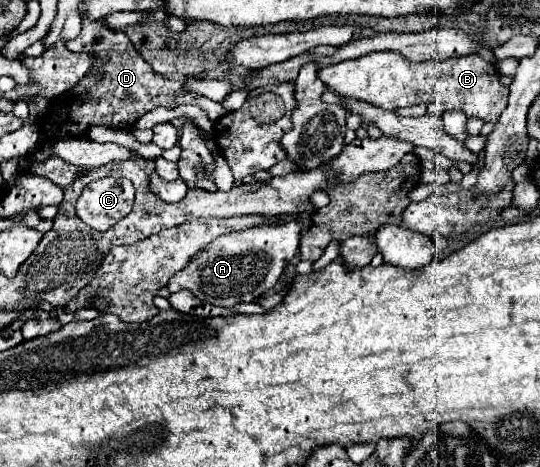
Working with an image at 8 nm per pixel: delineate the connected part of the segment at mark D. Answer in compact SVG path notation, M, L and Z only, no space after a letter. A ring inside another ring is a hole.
M82 17L82 31L76 39L68 41L66 47L70 51L86 51L94 53L94 65L102 65L104 77L98 83L94 91L80 93L74 103L76 105L66 105L58 107L50 113L48 119L42 121L42 129L50 139L66 139L66 137L78 137L84 135L90 125L104 125L104 127L114 127L114 129L128 129L136 119L140 119L146 111L156 109L156 107L172 107L176 105L176 95L178 95L178 105L188 103L188 105L198 105L204 109L212 121L218 121L220 117L226 115L226 109L222 103L214 103L202 95L196 93L184 93L180 89L180 81L176 79L164 79L158 73L152 71L152 67L138 55L130 39L126 37L124 31L112 29L106 25L104 19L92 21L88 17Z

